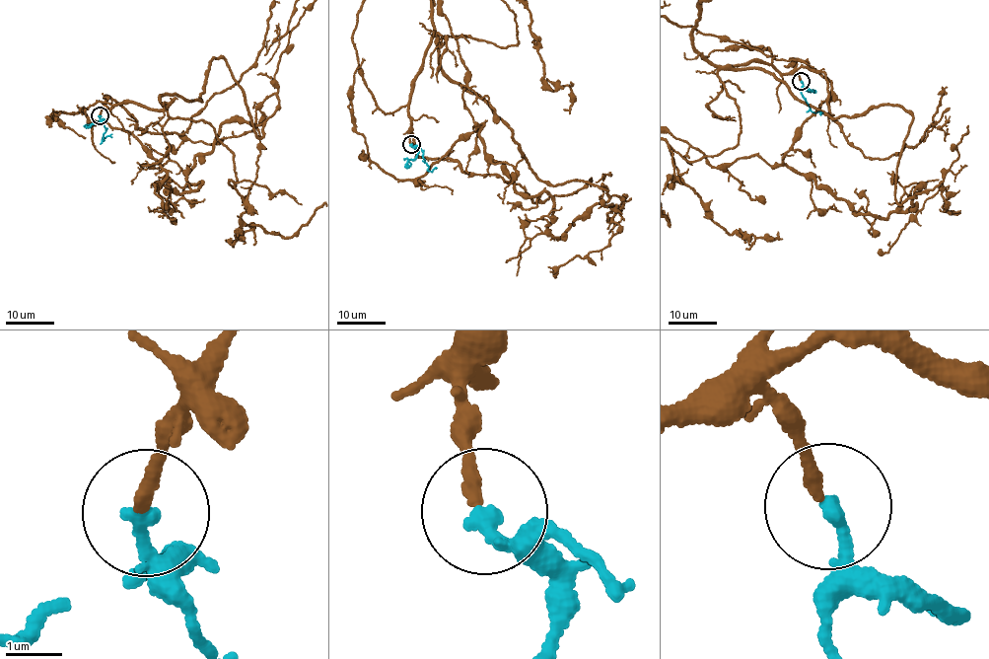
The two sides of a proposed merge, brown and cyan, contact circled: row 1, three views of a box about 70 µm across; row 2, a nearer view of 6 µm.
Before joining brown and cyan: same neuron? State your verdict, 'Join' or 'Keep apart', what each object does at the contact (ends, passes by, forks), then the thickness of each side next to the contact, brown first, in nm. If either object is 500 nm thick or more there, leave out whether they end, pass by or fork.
Join. At the ring brown ends. At the ring cyan ends. Thickness 240 nm (brown) against 300 nm

